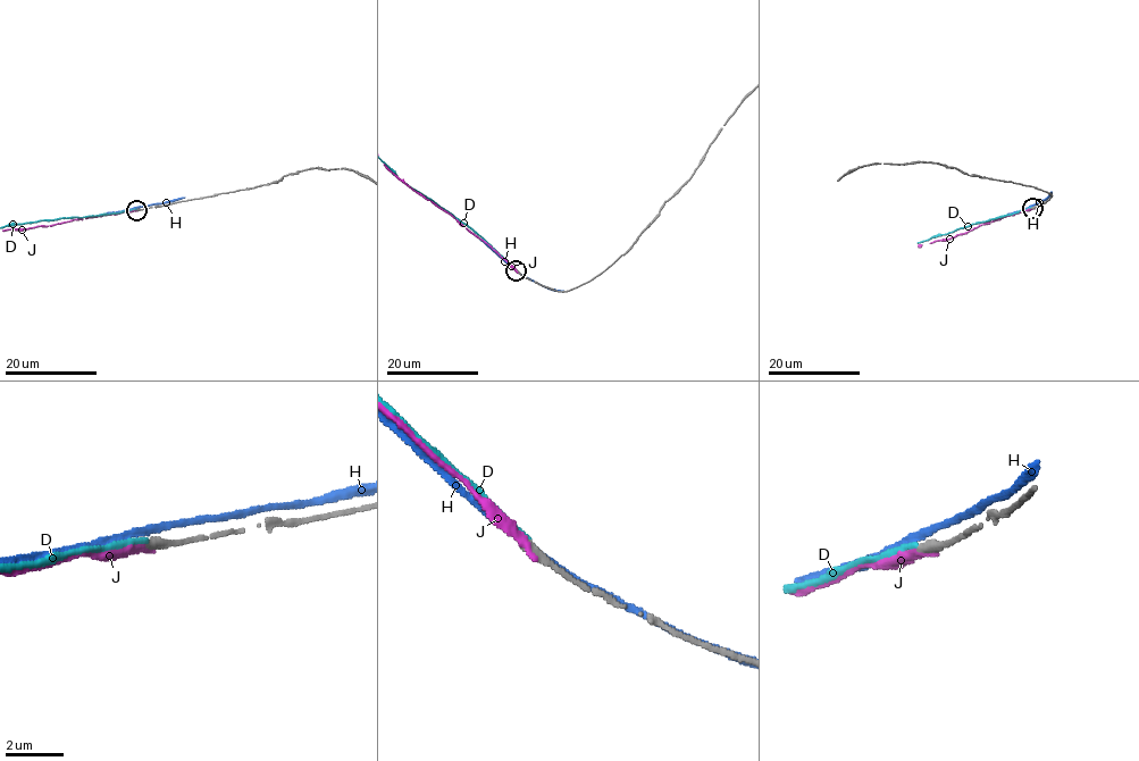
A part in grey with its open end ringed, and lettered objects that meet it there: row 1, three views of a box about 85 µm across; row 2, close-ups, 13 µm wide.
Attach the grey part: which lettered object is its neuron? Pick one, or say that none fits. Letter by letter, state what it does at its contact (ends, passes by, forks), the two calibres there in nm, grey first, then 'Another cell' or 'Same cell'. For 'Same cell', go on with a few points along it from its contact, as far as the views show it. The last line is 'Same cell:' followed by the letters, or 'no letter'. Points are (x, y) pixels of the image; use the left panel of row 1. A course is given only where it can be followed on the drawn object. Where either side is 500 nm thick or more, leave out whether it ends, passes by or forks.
D: It ends there. Thickness 360 nm (grey) against 150 nm. Another cell
H: It passes by. Thickness 380 nm (grey) against 200 nm. Another cell
J: It ends there. Thickness 360 nm (grey) against 320 nm. Same cell
Same cell: J

